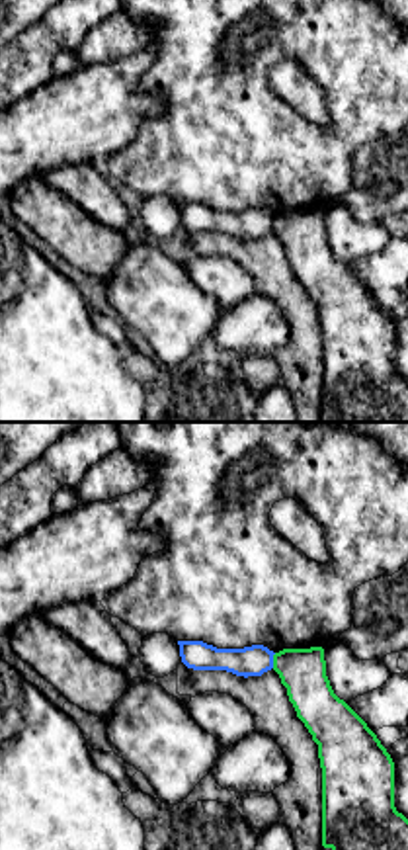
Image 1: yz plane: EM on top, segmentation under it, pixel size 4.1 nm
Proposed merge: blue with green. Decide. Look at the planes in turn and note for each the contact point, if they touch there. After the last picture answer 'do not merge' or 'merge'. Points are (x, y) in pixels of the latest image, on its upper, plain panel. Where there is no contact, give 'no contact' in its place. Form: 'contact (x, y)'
contact (272, 223)

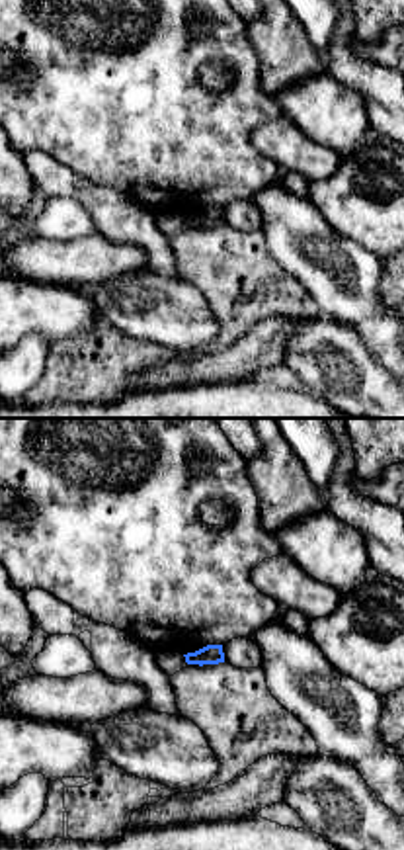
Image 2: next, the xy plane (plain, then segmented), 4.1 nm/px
no contact

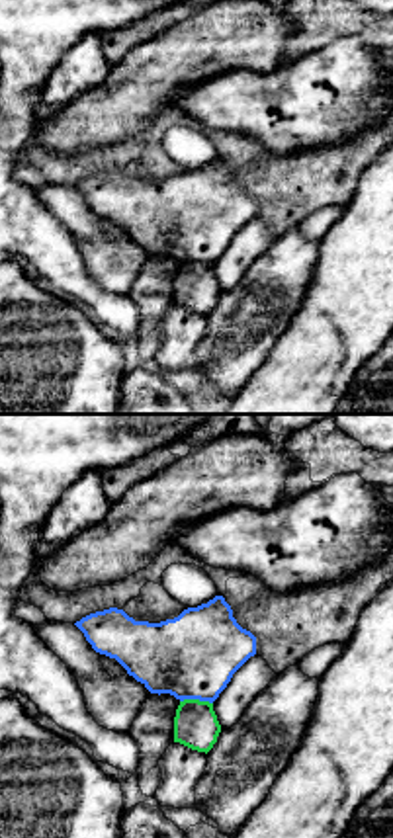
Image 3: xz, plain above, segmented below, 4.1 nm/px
contact (196, 260)

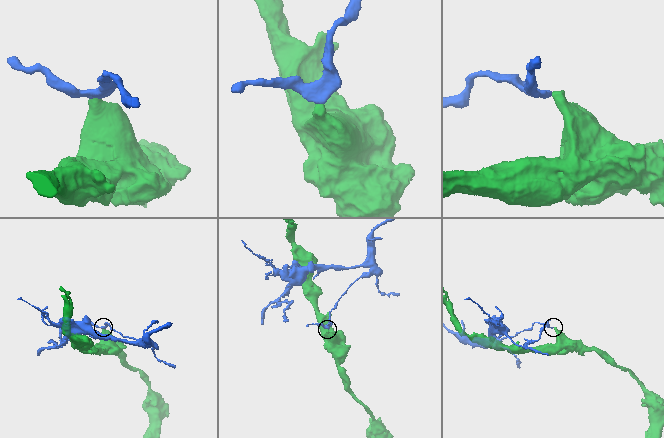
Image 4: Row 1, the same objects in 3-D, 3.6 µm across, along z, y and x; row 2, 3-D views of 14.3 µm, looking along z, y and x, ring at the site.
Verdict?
do not merge

